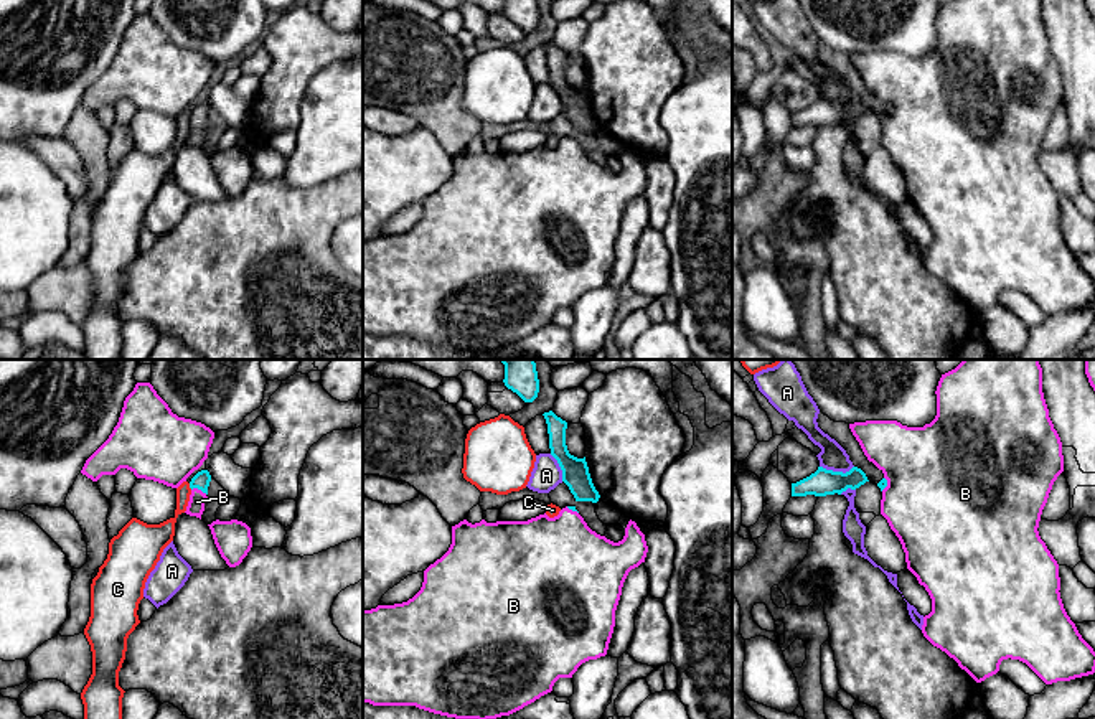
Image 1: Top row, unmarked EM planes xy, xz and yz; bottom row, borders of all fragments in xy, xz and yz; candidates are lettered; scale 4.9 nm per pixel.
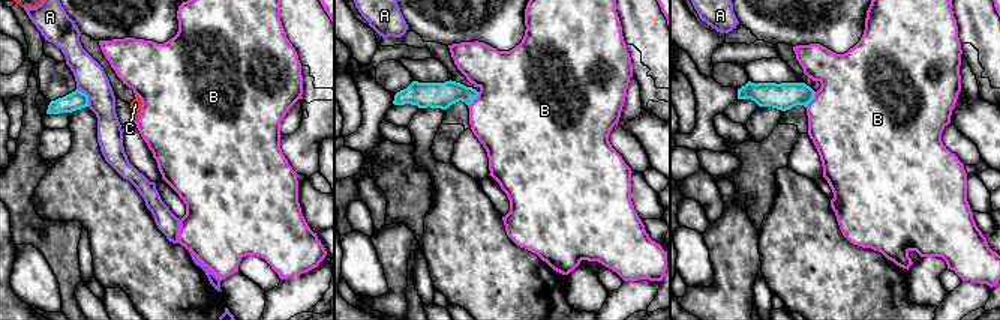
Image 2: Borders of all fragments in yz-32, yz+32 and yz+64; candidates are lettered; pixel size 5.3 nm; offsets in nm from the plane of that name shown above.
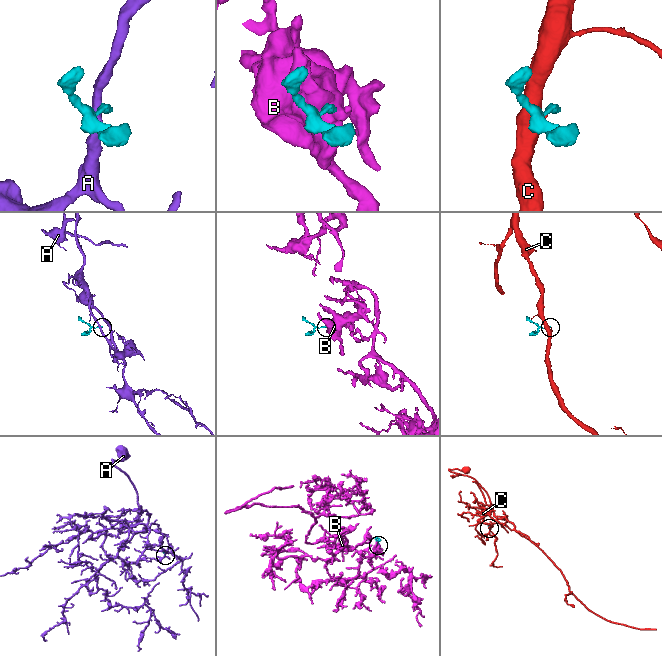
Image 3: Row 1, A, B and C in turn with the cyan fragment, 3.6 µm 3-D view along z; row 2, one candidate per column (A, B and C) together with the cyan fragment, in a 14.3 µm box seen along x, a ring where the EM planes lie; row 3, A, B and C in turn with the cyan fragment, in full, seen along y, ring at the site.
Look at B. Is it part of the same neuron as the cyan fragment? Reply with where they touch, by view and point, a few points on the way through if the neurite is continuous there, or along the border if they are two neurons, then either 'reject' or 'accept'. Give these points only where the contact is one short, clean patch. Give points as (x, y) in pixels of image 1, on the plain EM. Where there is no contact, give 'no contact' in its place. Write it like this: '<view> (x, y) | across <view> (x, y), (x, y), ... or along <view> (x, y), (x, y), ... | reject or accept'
xy (200, 119) | across xy (202, 111), (200, 119), (197, 132) | accept

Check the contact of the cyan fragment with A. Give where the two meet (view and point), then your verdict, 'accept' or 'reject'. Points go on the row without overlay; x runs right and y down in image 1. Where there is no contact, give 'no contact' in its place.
yz (836, 103) | reject

